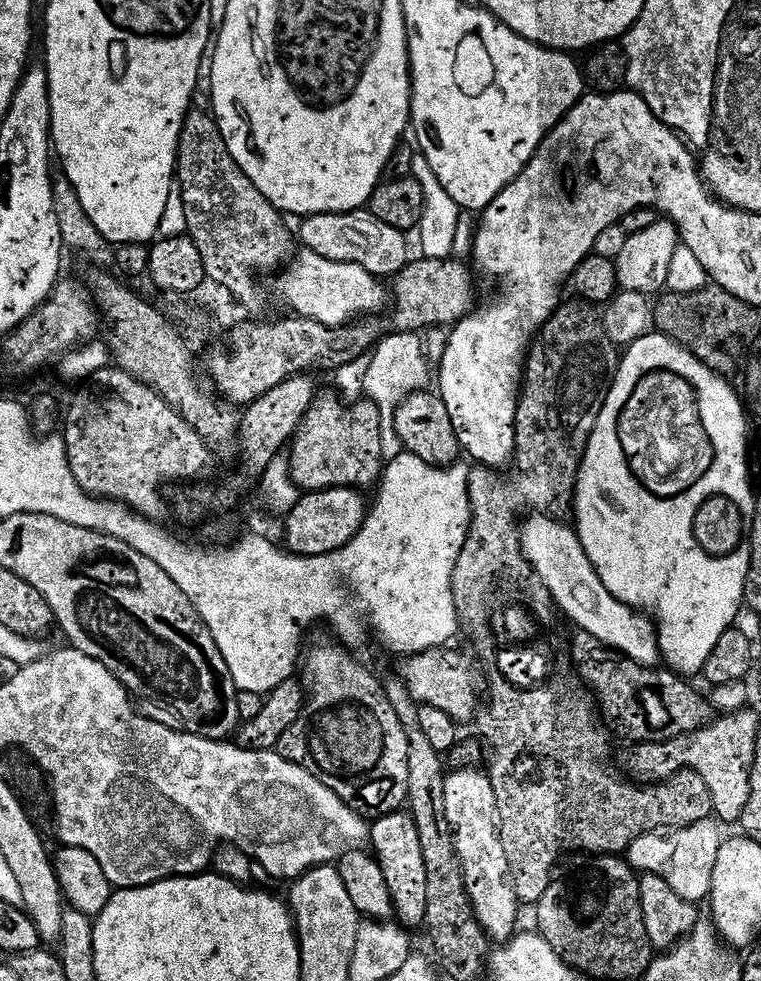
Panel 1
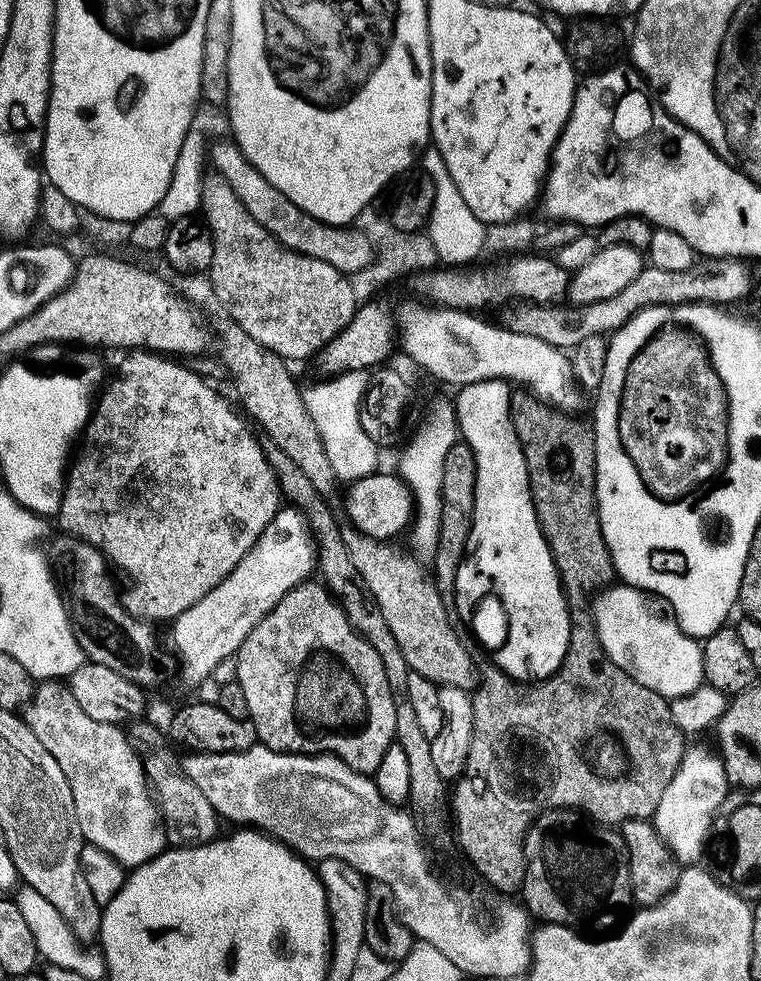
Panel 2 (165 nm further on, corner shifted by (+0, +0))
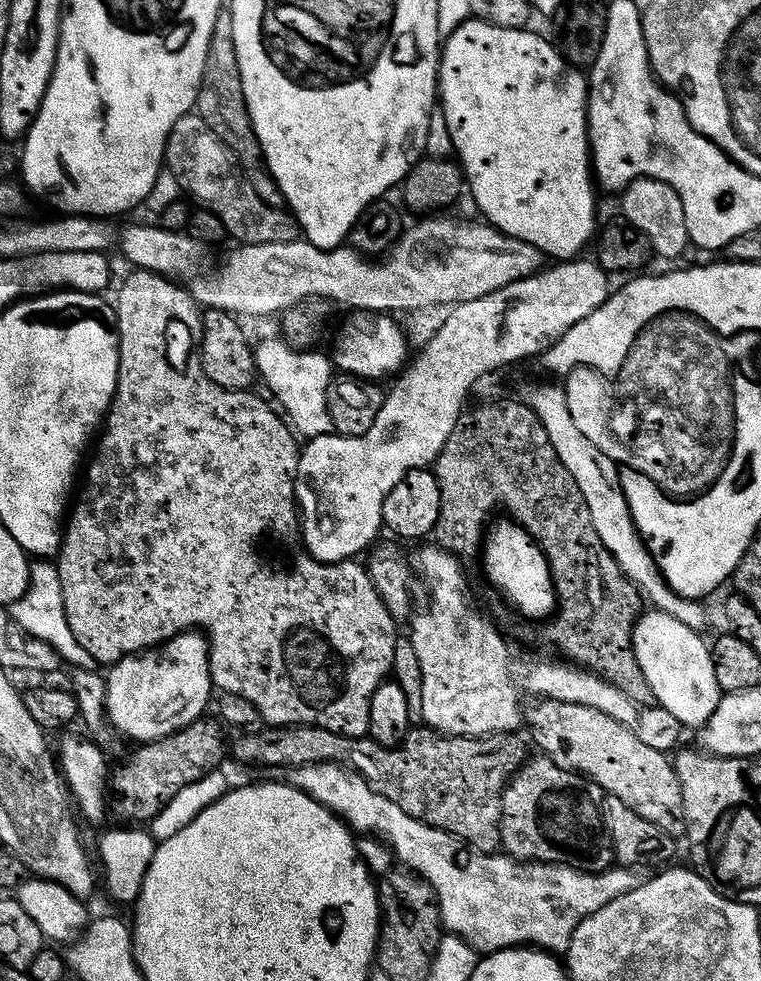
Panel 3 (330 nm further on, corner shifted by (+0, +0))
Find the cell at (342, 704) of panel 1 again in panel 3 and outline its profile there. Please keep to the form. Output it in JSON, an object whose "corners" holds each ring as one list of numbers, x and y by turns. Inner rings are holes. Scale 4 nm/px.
{"corners":[[132,270,116,292,114,311,116,333,120,339,116,392,112,395,112,405,102,421,100,441,88,464,80,497,77,498,76,505,74,500,67,513,66,523,62,528,60,551,54,556,58,578,62,582,62,606,66,610,66,622,70,622,70,630,74,630,74,638,78,638,79,644,86,649,86,654,93,656,100,666,111,666,124,656,135,656,137,652,163,646,179,632,203,630,208,637,208,669,213,685,221,693,238,694,246,698,246,702,254,702,265,725,305,724,325,728,343,736,368,736,370,698,392,670,395,640,398,636,397,631,388,628,393,617,390,610,386,610,363,563,351,559,339,560,337,564,324,564,305,552,302,521,295,501,296,471,300,457,297,437,286,423,285,417,262,397,251,396,253,393,248,390,223,388,206,378,198,351,202,308,187,287,179,288,175,282,177,283,175,279,158,272],[340,624,365,624,368,628,376,624,380,640,368,640,367,634,360,628,354,629,352,636,348,632,336,632]]}

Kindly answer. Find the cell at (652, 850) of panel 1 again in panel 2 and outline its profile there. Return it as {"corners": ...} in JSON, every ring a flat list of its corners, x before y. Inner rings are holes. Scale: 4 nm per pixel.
{"corners":[[689,747,682,762,676,767,674,778,670,778,670,786,666,786,665,792,662,793,662,802,658,802,654,817,658,834,681,865,695,865,704,848,706,852,716,809,722,806,729,791,726,770,719,755,713,749,711,752,708,748]]}

